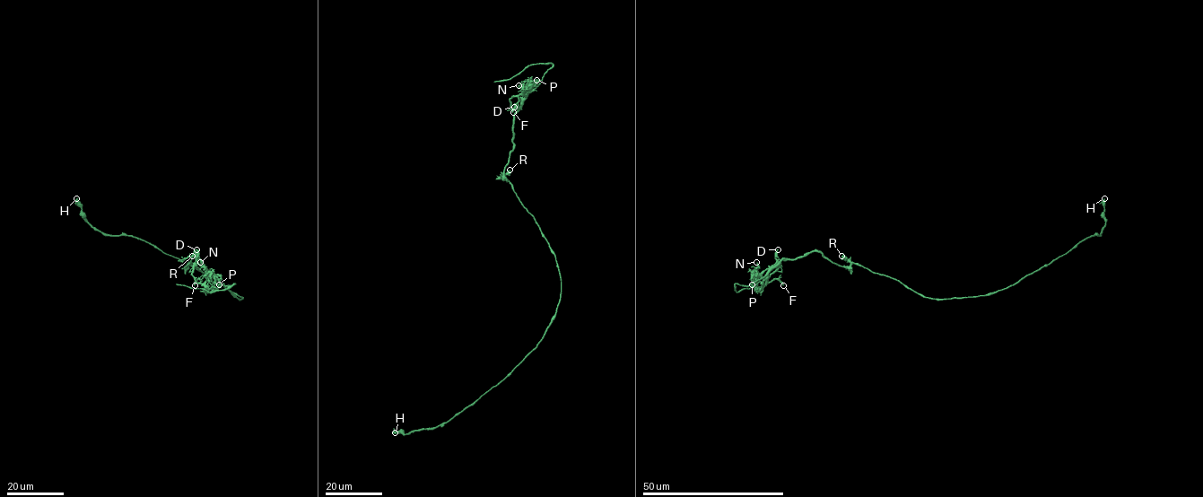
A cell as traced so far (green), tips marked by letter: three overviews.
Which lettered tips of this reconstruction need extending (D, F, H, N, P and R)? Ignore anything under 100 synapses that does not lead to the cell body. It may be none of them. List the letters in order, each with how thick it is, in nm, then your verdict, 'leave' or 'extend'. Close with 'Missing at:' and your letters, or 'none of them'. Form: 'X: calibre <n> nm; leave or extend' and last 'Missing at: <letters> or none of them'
D: calibre 190 nm; leave
F: calibre 280 nm; leave
H: calibre 480 nm; leave
N: calibre 180 nm; leave
P: calibre 110 nm; leave
R: calibre 440 nm; leave
Missing at: none of them

